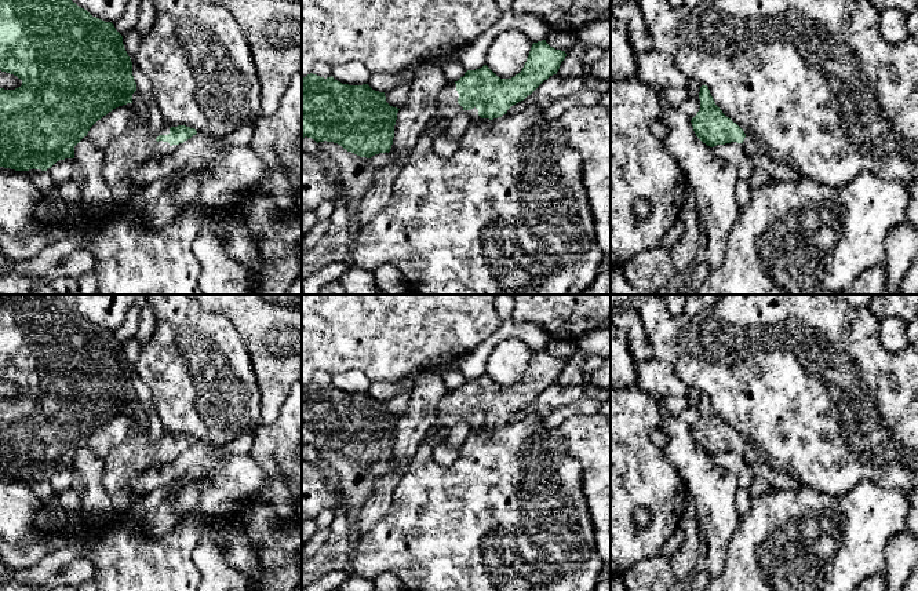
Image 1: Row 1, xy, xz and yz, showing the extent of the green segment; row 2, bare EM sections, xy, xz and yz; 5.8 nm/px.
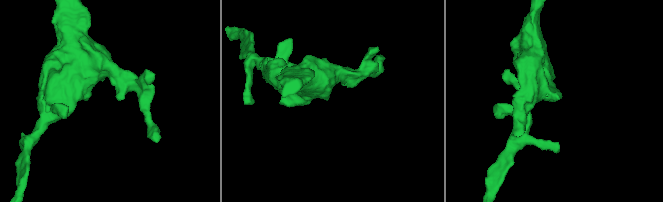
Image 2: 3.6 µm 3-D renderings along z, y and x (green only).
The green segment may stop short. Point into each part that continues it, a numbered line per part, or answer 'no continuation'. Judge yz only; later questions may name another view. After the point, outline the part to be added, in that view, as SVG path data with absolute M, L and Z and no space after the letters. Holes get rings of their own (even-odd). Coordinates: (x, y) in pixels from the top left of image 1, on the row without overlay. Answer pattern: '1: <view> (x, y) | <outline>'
1: yz (761, 470) | M746 444L742 456L757 482L764 482L772 489L797 489L801 486L788 473L772 468L762 457L757 456L751 445Z

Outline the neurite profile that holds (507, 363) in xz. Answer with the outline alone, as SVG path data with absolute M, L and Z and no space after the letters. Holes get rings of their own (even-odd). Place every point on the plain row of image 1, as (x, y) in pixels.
M518 339L499 342L489 354L485 373L500 387L511 387L518 383L529 364L532 351Z

